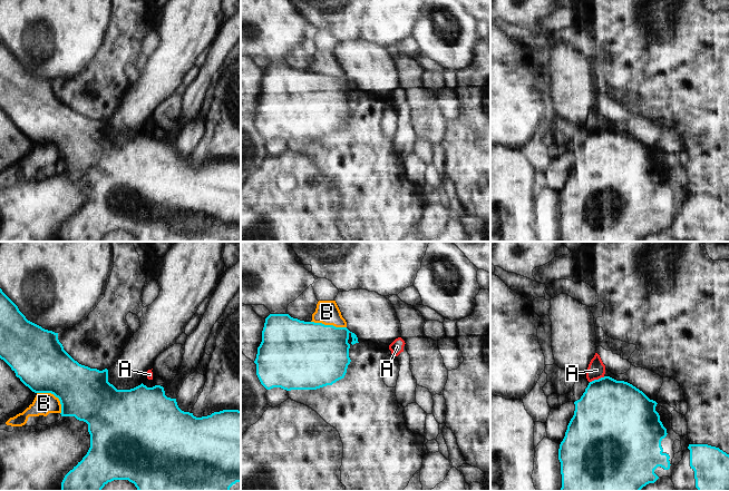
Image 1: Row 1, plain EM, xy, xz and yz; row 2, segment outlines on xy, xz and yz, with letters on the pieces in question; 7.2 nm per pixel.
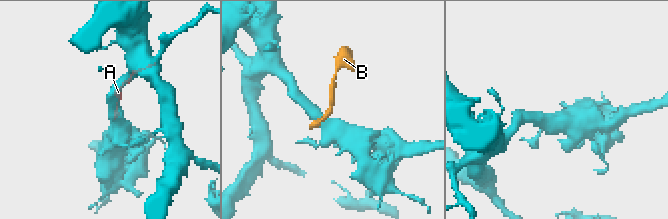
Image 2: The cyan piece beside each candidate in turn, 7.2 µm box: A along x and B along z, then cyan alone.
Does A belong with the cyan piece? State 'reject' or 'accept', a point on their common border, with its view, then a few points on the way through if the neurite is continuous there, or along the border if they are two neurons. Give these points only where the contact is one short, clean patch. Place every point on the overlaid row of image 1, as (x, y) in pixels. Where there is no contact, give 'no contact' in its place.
reject; meets cyan in yz at (596, 380); border along yz (604, 376), (590, 382)

